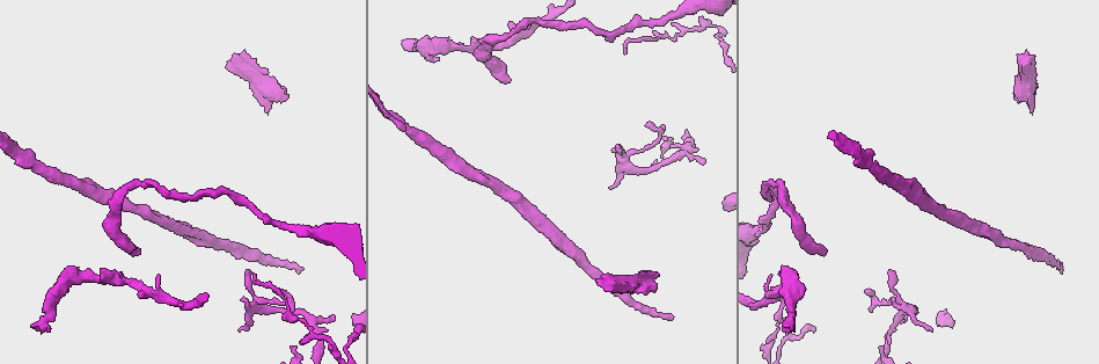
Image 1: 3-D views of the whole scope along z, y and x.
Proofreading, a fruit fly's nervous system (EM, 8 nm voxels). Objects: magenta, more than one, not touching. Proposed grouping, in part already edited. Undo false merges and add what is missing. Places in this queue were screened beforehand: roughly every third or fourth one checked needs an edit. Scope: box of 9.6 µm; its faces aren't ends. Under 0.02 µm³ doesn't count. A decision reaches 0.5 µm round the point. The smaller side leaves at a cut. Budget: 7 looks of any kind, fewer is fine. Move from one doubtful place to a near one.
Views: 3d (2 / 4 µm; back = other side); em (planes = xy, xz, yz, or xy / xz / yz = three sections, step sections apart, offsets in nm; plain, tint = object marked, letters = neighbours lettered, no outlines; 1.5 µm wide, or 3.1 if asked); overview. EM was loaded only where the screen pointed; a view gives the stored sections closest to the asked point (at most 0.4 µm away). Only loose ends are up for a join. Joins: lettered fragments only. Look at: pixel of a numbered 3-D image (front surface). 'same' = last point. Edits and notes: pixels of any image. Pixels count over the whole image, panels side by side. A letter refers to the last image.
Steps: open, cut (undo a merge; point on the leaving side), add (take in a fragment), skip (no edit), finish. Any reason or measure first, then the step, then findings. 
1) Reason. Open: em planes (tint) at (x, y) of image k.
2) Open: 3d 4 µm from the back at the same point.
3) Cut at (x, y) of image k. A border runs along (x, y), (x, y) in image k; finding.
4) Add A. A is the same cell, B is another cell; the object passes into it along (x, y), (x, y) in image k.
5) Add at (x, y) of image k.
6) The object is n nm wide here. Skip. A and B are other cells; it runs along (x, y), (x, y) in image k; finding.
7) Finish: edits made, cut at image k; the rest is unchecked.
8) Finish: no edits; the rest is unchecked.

Branch stops here. Open: 3d 2 µm at (704, 162) of image 1.

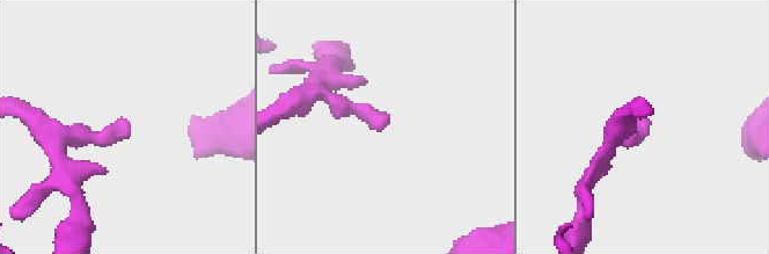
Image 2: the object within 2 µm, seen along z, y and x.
Open: em yz step 8 (letters) at (637, 120) of image 2.

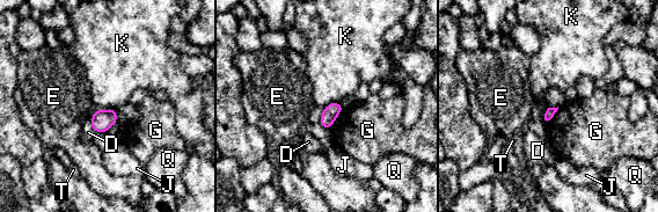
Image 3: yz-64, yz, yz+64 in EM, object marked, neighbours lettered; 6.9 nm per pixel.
Another direction. Open: em planes (letters) at the same point.

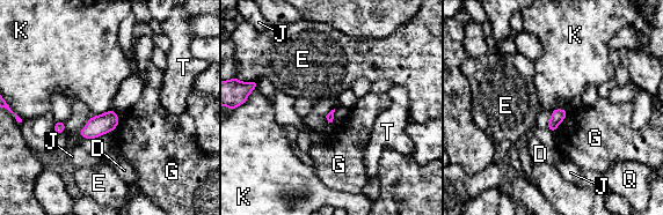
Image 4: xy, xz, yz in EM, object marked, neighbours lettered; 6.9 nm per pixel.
Skip. D, E, G, J, K, Q and T are other cells; a border runs along (111, 108), (95, 116) in image 4; none of them fits.

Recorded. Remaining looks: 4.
Open: 3d 4 µm at (238, 57) of image 1.

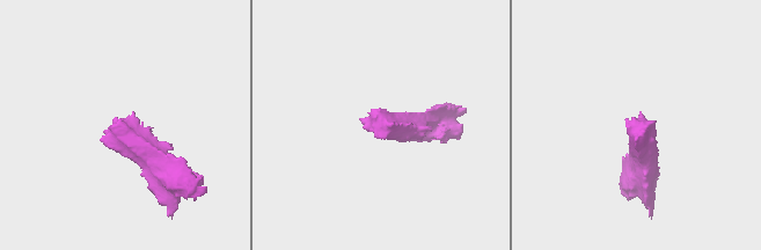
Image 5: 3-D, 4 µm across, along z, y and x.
Open: em planes (letters) at (625, 118) of image 5.

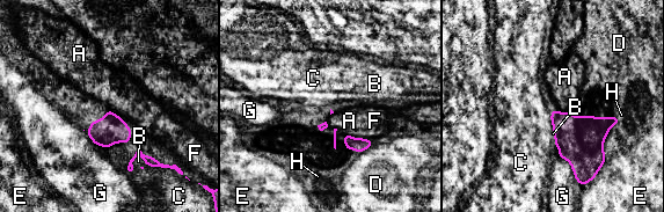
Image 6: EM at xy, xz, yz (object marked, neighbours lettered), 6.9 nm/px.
Skip. A, B, C, D, E, F, G and H are other cells; no lettered fragment goes on from it.

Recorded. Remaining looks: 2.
Branch stops here. Open: 3d 2 µm at (657, 275) of image 1.

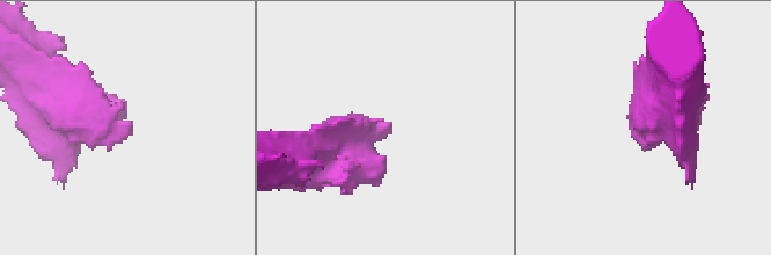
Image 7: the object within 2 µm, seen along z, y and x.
Need the tissue. Open: em planes (letters) at (639, 123) of image 7.

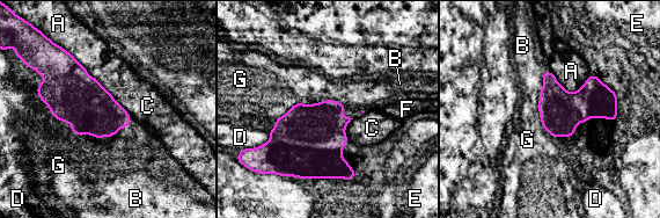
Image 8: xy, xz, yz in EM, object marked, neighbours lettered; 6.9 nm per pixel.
The object is 300 nm wide here; the longest contact is with G, 400 nm. Skip. A, B, C, D, E, F and G are other cells; none of them fits.

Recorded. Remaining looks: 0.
Finish: no edits; the rest is unchecked.

